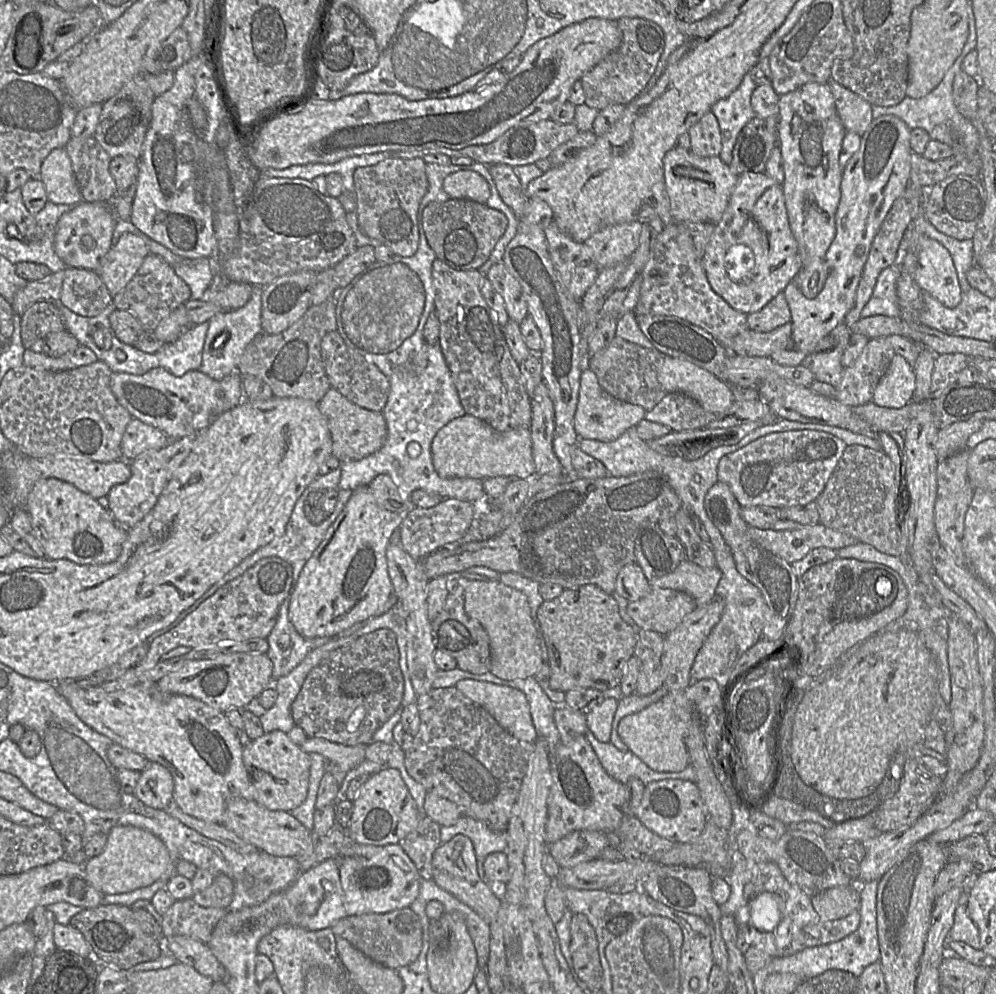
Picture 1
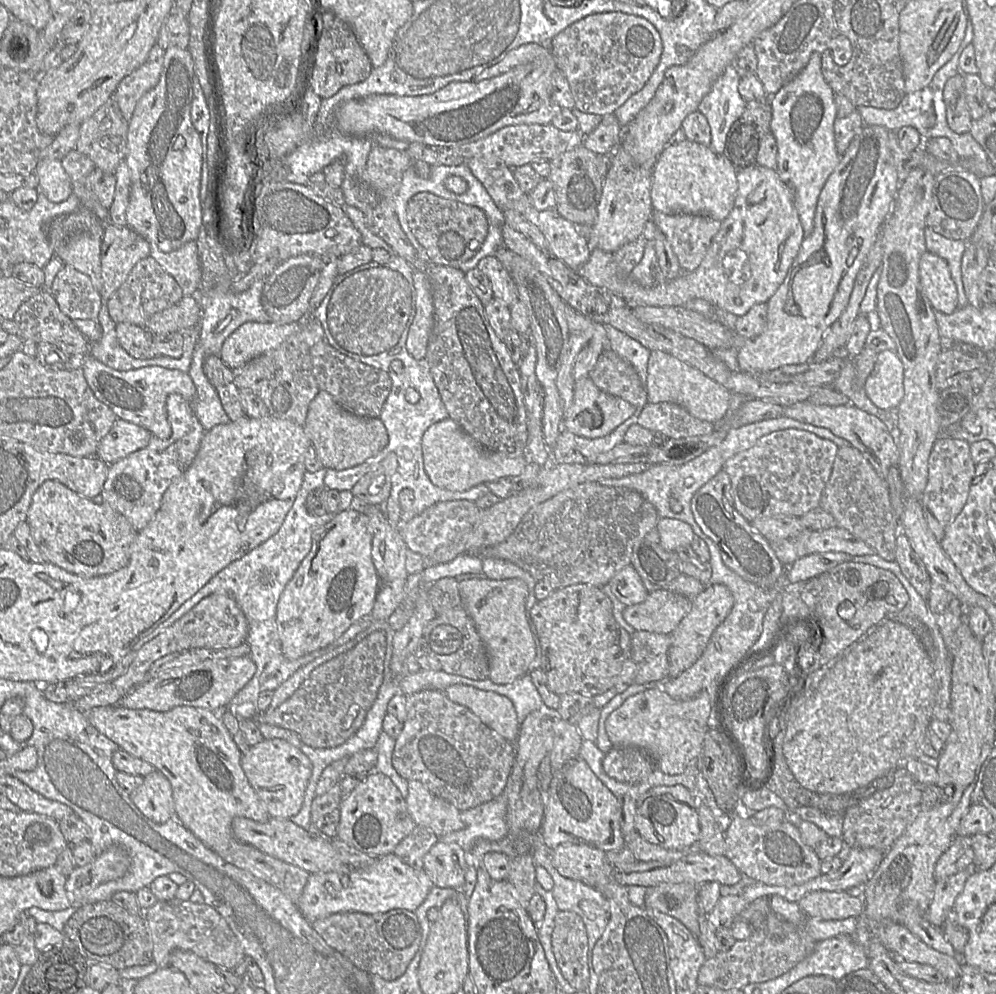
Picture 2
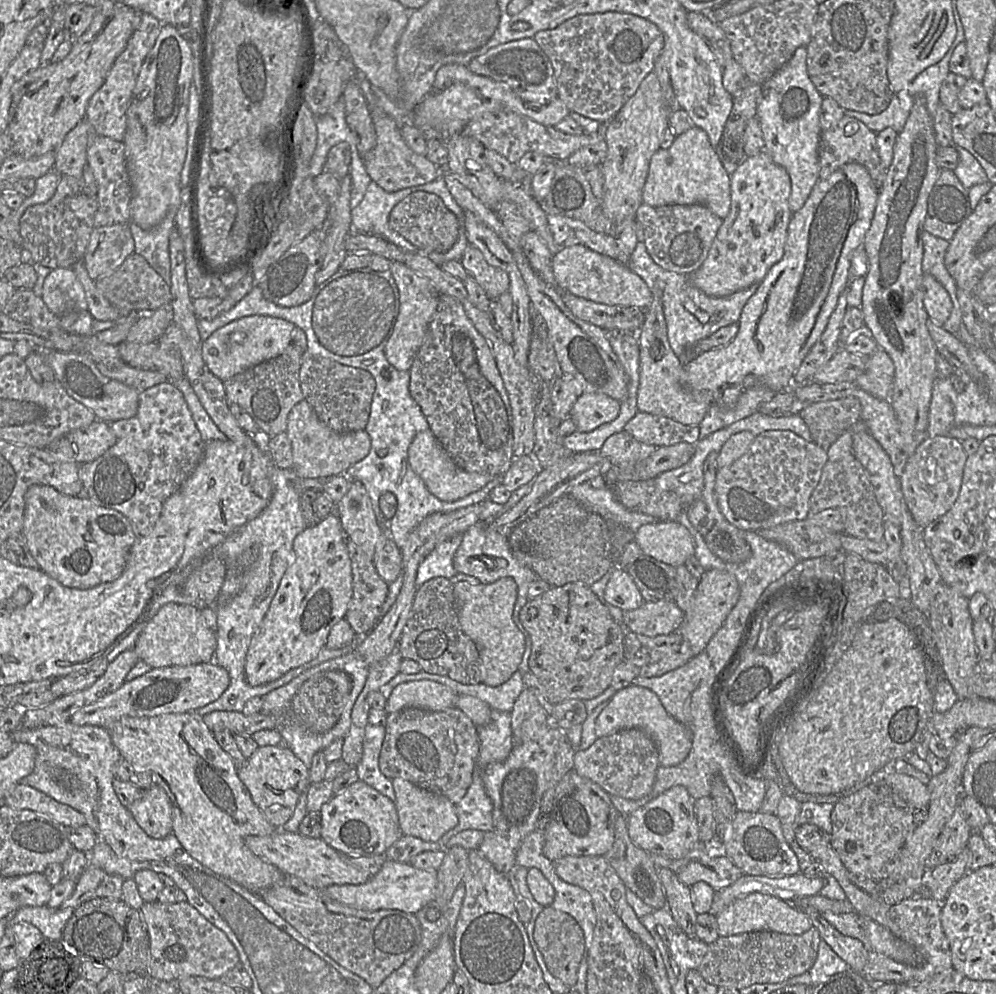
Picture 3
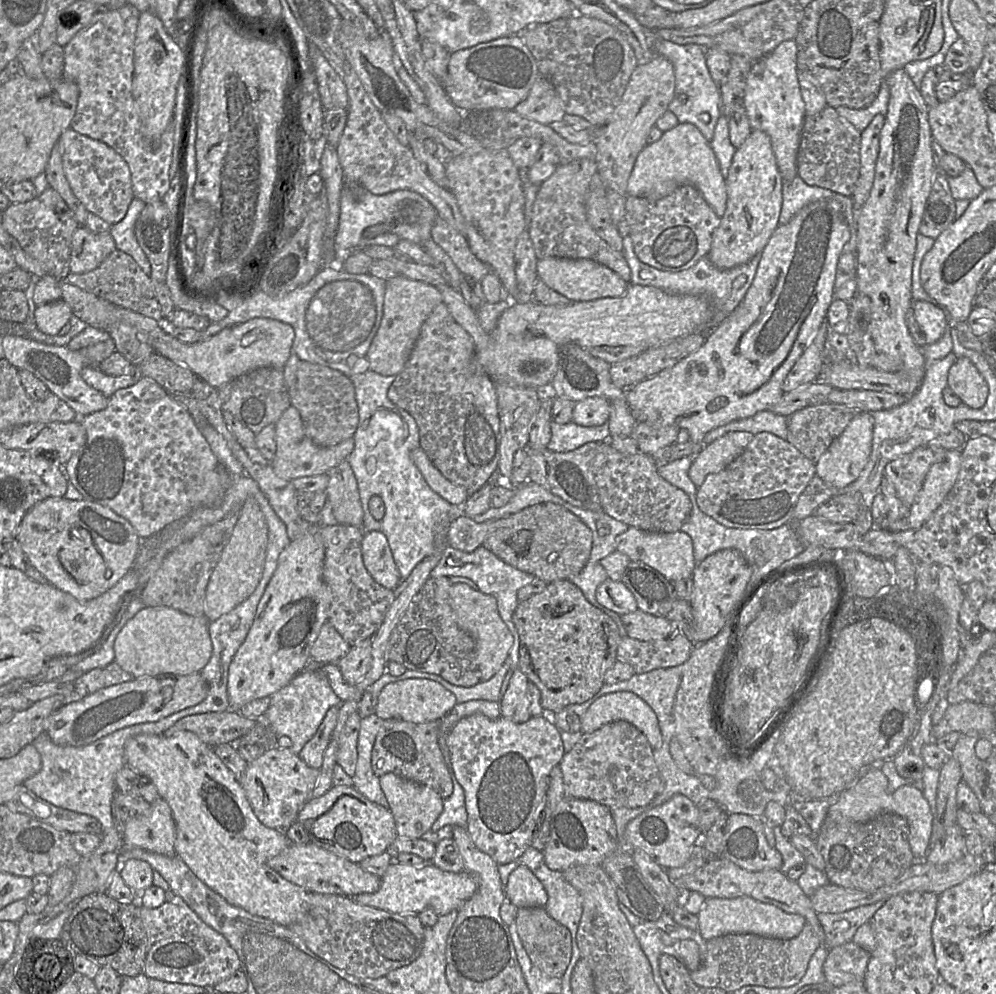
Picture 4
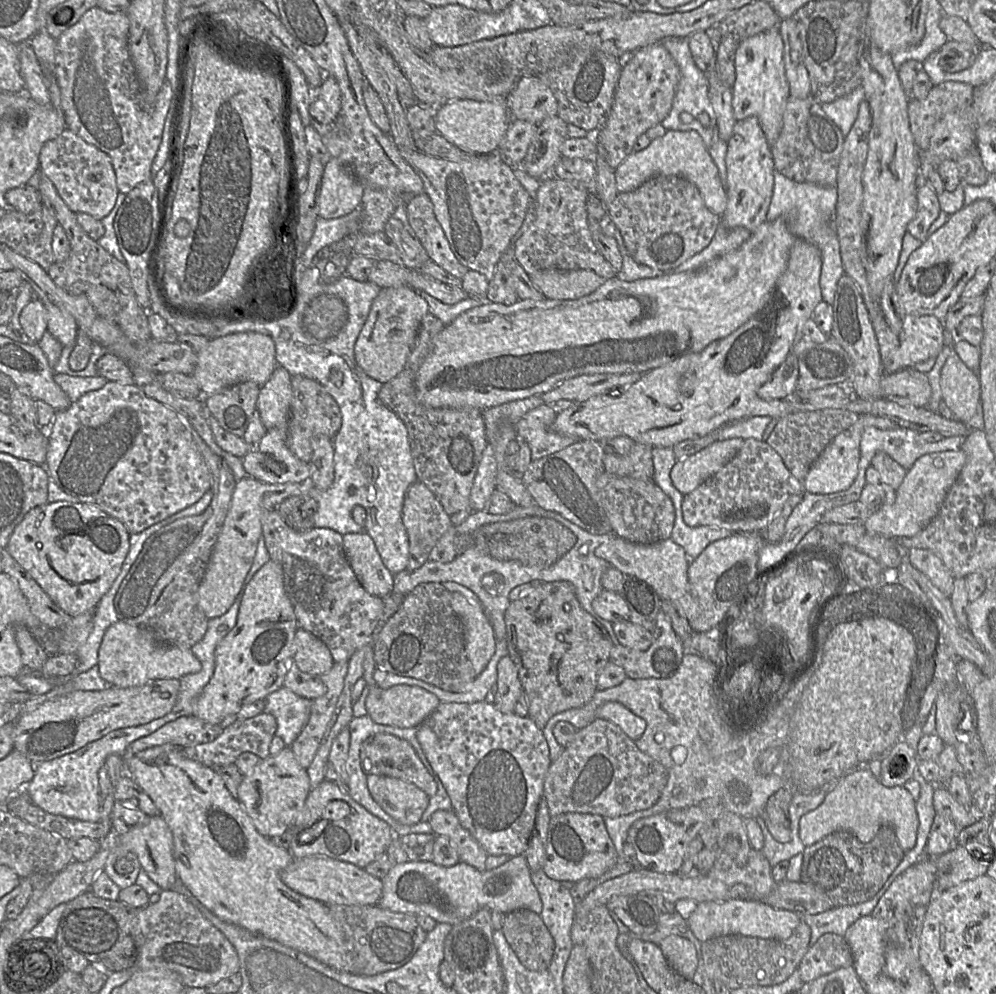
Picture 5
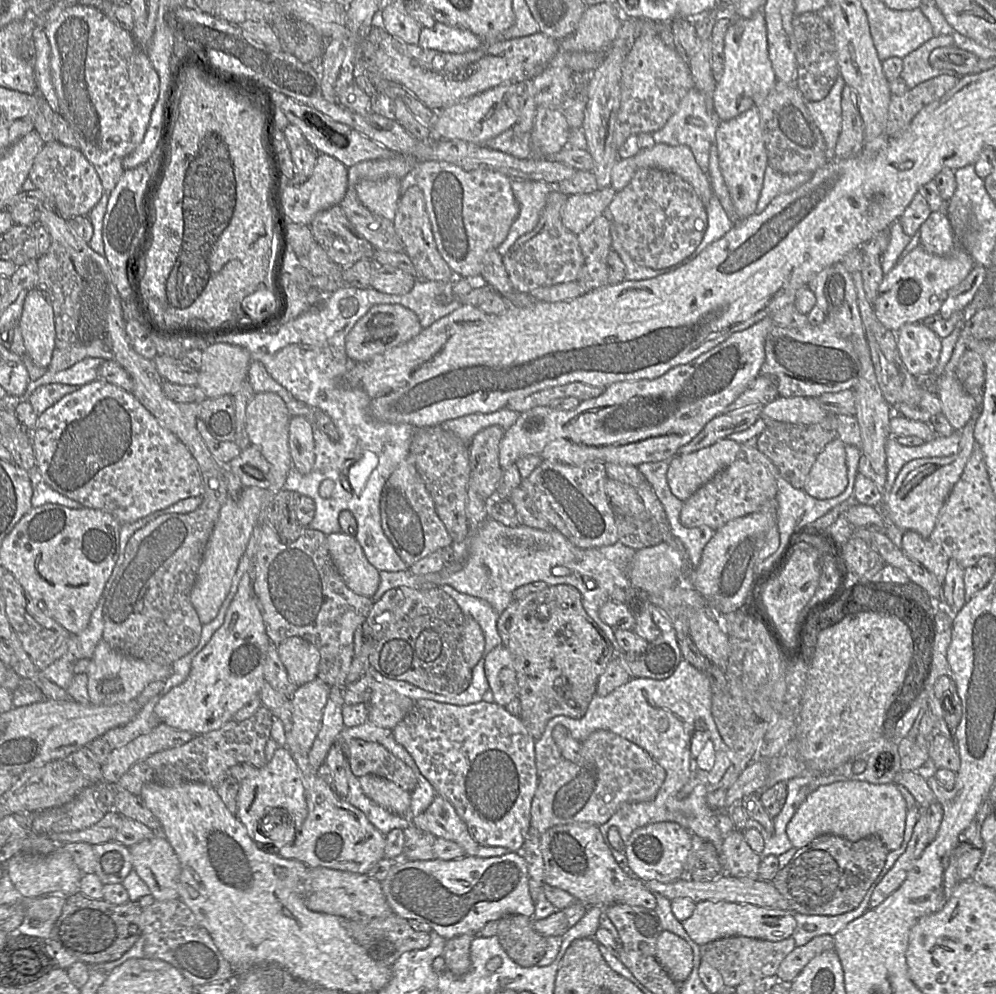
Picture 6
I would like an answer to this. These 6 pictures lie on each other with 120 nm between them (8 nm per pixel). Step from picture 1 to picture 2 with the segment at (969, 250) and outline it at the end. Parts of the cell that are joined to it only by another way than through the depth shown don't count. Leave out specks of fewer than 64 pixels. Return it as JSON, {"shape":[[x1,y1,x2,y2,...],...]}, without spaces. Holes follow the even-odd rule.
{"shape":[[925,228,926,251,943,258,949,266,951,277,958,293,958,308,968,304,962,281,961,263,967,247,967,241,951,240,930,229]]}

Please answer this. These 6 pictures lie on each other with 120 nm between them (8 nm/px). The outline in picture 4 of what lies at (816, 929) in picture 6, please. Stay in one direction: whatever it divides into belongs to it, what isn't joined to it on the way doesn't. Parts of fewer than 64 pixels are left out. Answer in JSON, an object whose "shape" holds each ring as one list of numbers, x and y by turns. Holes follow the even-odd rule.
{"shape":[[879,901,839,913,818,914,825,934,822,946,830,949,851,942,857,929,864,923,869,923,874,913,884,903,885,901]]}

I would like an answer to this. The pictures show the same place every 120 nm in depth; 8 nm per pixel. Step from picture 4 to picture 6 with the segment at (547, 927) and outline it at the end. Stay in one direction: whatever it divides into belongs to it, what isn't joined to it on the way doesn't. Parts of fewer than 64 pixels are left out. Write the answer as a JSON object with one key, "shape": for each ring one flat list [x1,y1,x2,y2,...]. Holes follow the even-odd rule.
{"shape":[[506,915,498,920,499,943,508,956,522,967,538,965,546,952,547,938,533,927,533,917]]}

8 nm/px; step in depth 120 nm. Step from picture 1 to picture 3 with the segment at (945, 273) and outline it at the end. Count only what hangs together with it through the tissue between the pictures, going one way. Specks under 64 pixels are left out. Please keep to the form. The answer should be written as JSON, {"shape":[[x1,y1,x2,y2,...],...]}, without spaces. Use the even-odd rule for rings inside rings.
{"shape":[[930,274,923,278,923,304,929,320,942,327,949,319,953,304,944,286]]}

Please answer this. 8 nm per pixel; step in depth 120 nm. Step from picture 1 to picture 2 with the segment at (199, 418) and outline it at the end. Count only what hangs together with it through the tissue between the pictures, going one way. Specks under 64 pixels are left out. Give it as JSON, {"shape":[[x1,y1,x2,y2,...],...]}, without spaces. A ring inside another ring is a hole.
{"shape":[[86,355,81,369,95,397,107,405,118,419,144,427,160,439,168,439,172,433,167,419,167,397,176,393,181,395,185,401,191,403,196,395,196,387,188,372,160,366,118,371,104,365,90,355]]}

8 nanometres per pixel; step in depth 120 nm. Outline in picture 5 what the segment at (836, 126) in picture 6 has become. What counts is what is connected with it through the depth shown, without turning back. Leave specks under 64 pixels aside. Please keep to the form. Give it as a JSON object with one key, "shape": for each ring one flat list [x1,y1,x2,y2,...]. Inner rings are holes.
{"shape":[[859,87,852,93,833,102,821,104,821,107,846,136,857,118,859,105,864,100,864,97,864,90]]}

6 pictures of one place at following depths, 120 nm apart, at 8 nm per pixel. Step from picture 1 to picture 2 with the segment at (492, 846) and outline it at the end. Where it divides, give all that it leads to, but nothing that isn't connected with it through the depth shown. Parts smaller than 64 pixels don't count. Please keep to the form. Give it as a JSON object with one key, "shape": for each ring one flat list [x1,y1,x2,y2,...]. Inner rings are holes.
{"shape":[[504,791,489,802,460,812,464,828,439,837,439,842,455,843,469,852,478,840,503,840,508,834,507,804]]}

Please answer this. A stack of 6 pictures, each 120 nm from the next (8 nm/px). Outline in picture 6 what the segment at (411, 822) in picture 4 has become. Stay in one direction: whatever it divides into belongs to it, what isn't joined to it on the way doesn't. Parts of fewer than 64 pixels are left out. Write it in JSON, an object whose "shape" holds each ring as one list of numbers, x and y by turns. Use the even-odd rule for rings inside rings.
{"shape":[[372,774,359,777,359,782,364,794,372,801,394,814,409,816,411,792,401,789,390,780]]}

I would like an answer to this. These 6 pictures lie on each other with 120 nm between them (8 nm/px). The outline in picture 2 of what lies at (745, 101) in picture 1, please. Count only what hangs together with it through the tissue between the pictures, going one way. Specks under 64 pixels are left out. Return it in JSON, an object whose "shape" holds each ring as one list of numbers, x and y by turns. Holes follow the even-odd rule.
{"shape":[[728,65,702,99,698,111,707,119,712,150,723,154,727,135,744,112,746,102,738,91,739,74]]}

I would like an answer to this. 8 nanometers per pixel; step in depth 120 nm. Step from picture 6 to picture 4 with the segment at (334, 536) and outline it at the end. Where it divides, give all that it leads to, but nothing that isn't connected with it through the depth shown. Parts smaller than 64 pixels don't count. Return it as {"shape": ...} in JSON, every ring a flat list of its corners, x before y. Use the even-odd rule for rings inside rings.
{"shape":[[379,531,365,532,362,543,363,563,381,586,394,590,401,578,386,536]]}

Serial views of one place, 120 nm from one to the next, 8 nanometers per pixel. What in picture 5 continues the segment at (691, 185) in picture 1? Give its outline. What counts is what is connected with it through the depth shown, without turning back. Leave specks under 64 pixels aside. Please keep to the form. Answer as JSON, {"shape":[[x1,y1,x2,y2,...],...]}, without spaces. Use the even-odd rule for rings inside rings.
{"shape":[[667,131,662,137,652,140,645,149,629,155,614,170,614,175,619,193,634,191,654,176,683,177,697,188,706,207,714,215,722,216,727,206,727,192,720,181,718,169,695,131]]}

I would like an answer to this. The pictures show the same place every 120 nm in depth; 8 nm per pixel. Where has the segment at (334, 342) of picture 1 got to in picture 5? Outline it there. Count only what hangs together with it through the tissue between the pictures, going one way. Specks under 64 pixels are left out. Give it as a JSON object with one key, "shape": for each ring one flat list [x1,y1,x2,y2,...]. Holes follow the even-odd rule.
{"shape":[[302,375,292,376,292,401,288,427,288,446,300,460,309,462,312,455,311,438,325,435,333,438,342,425,342,415,335,399,316,380]]}

